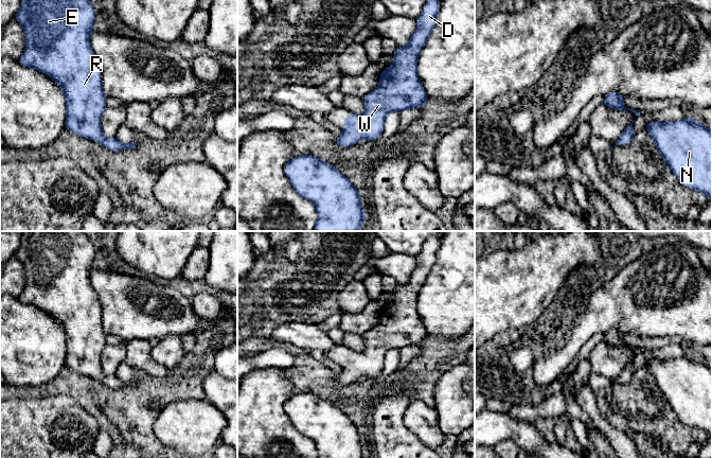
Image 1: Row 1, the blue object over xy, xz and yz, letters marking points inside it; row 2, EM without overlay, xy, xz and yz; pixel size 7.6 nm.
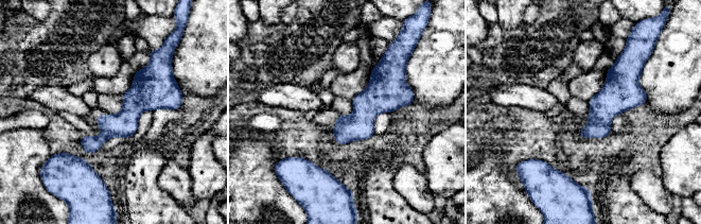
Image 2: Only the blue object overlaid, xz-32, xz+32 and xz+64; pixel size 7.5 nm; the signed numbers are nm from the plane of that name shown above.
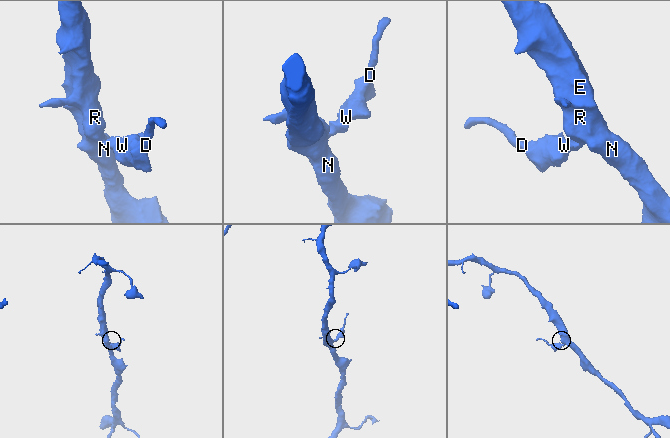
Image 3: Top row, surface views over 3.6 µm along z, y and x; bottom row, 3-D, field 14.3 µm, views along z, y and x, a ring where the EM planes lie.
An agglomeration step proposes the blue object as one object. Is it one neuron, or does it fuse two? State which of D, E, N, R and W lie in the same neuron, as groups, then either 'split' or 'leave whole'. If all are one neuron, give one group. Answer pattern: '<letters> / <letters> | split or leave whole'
D E N R W | leave whole

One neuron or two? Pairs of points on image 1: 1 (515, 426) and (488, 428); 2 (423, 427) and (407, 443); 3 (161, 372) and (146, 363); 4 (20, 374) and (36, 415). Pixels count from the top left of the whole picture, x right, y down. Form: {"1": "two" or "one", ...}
{"1": "one", "2": "two", "3": "one", "4": "two"}

